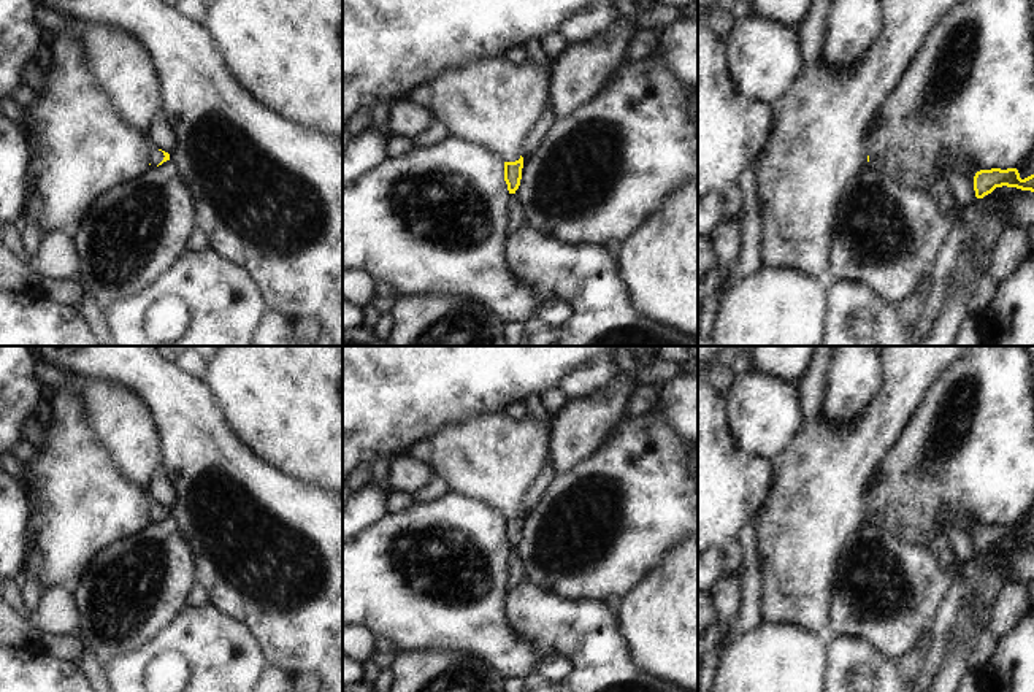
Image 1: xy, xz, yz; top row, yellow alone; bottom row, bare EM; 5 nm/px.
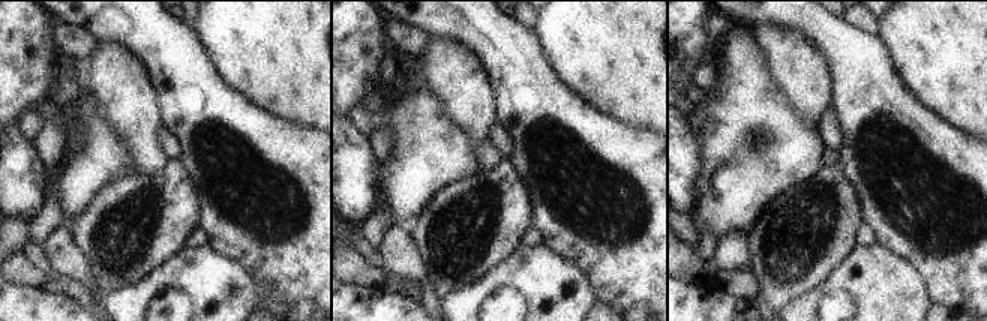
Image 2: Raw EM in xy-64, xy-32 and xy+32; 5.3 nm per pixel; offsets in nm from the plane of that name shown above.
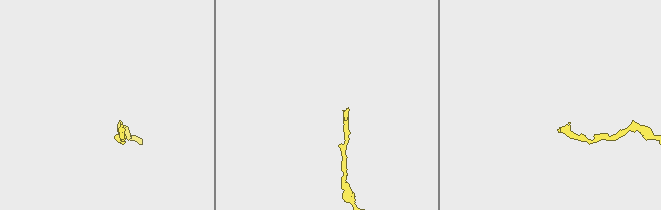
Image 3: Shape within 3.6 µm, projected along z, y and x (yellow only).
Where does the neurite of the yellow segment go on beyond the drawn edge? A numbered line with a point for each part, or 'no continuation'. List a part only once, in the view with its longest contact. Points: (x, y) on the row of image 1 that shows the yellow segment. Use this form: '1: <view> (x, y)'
1: xy (154, 156)

